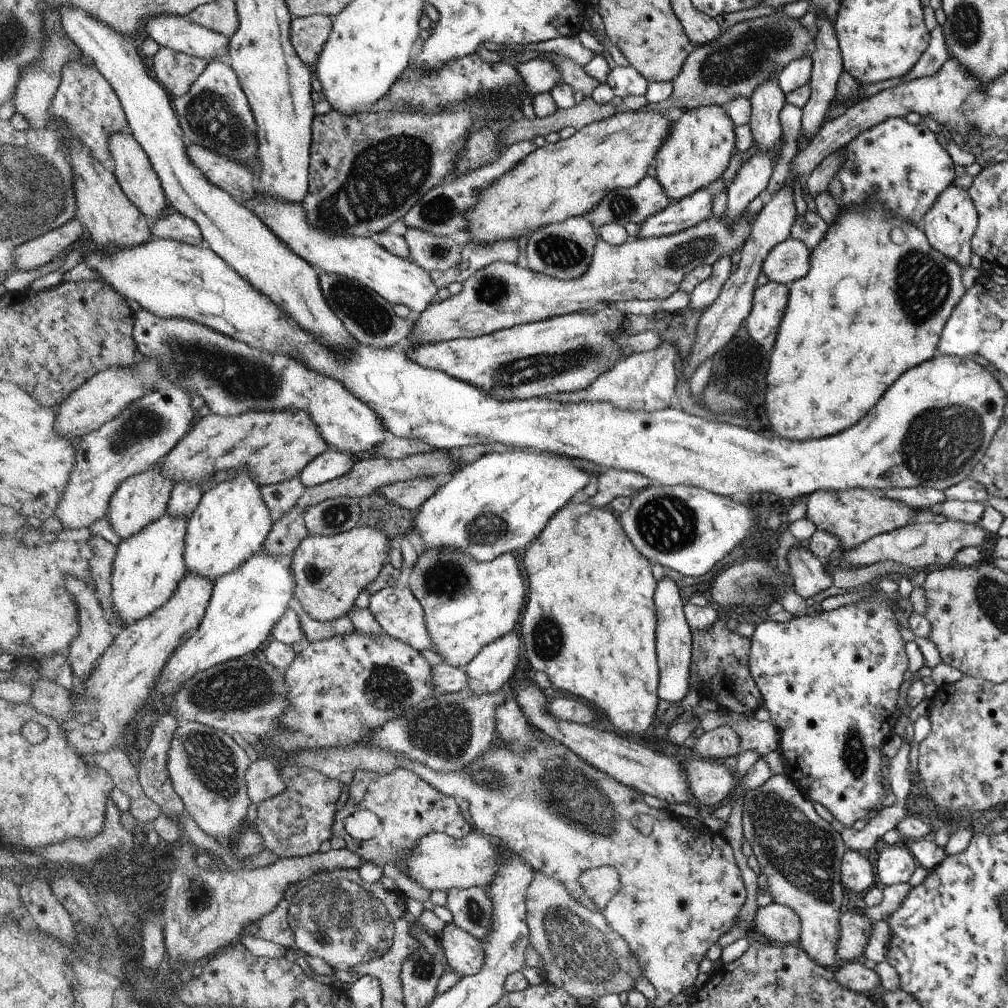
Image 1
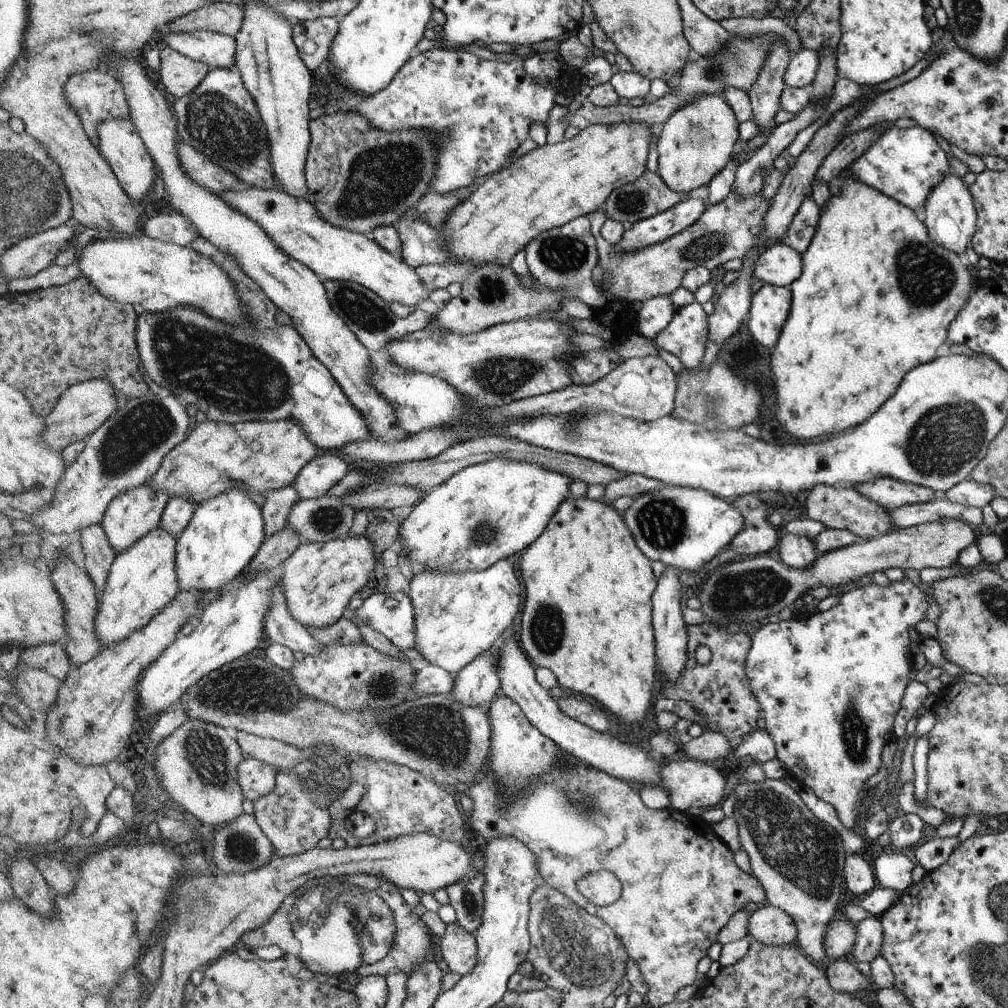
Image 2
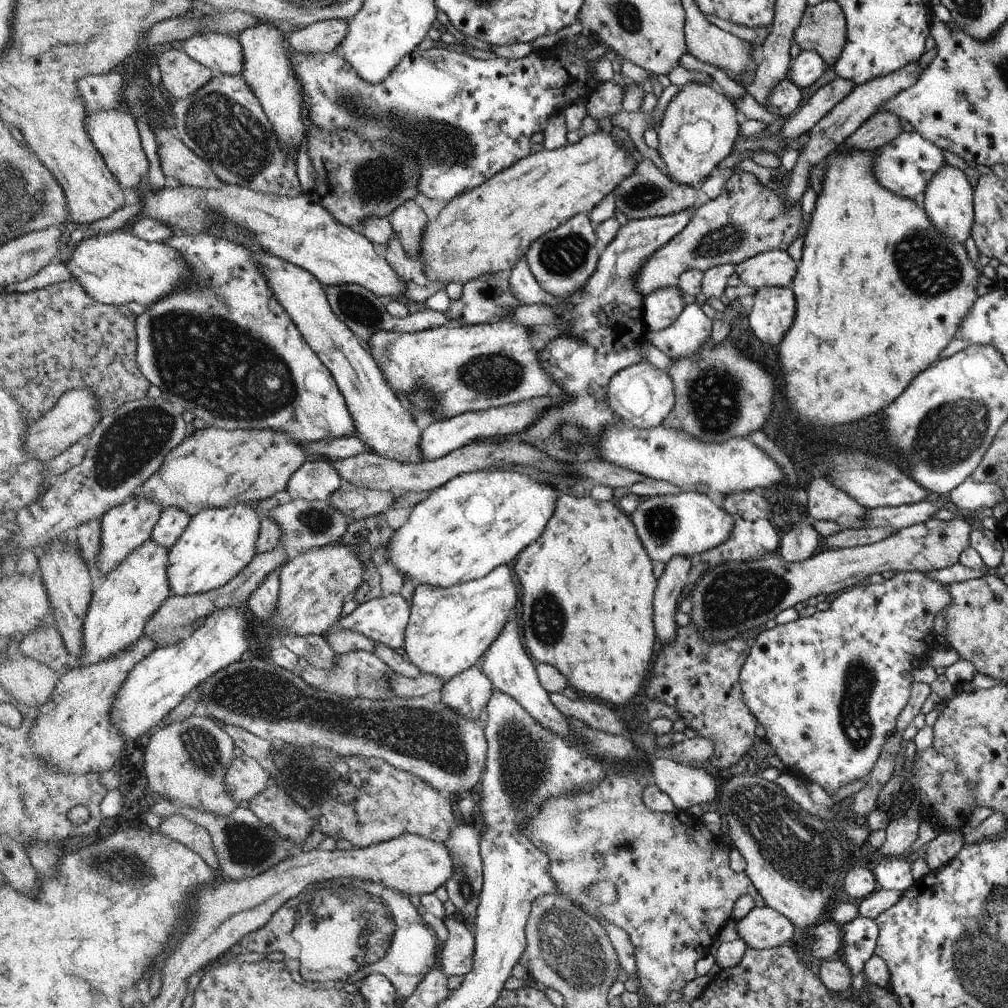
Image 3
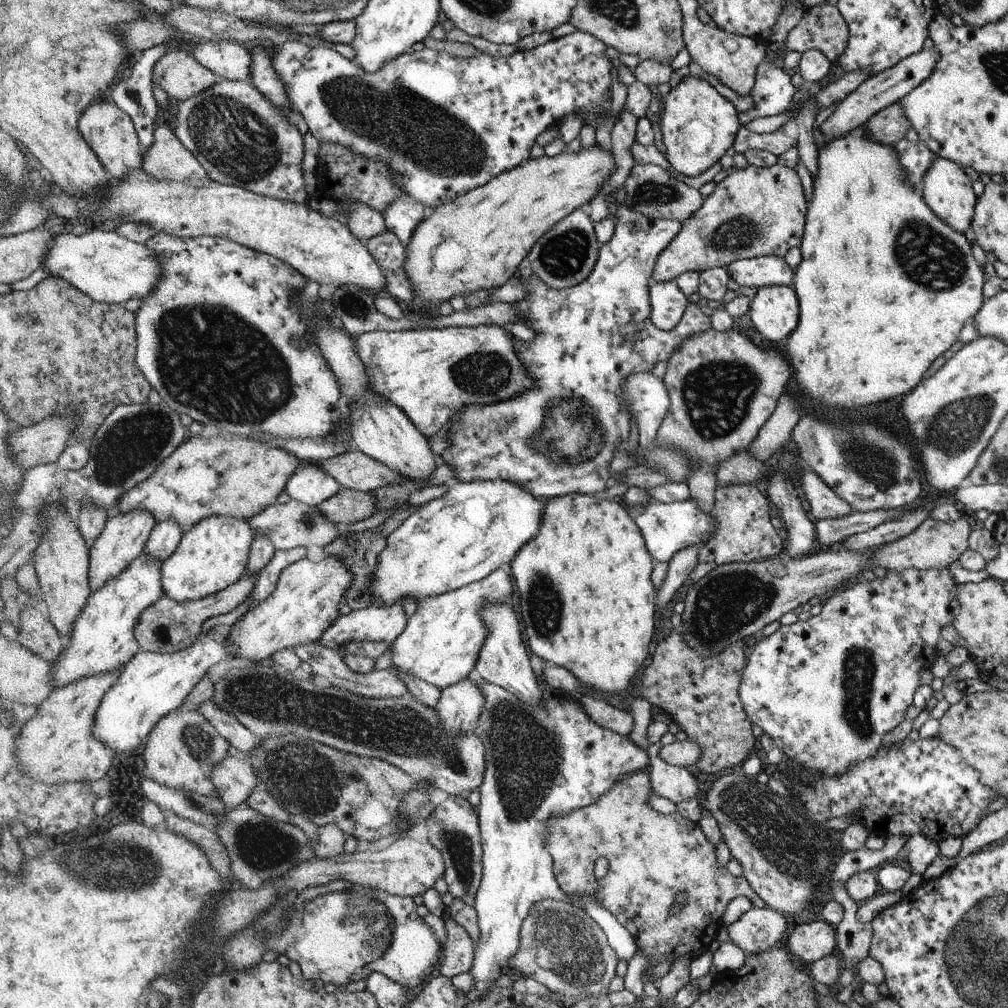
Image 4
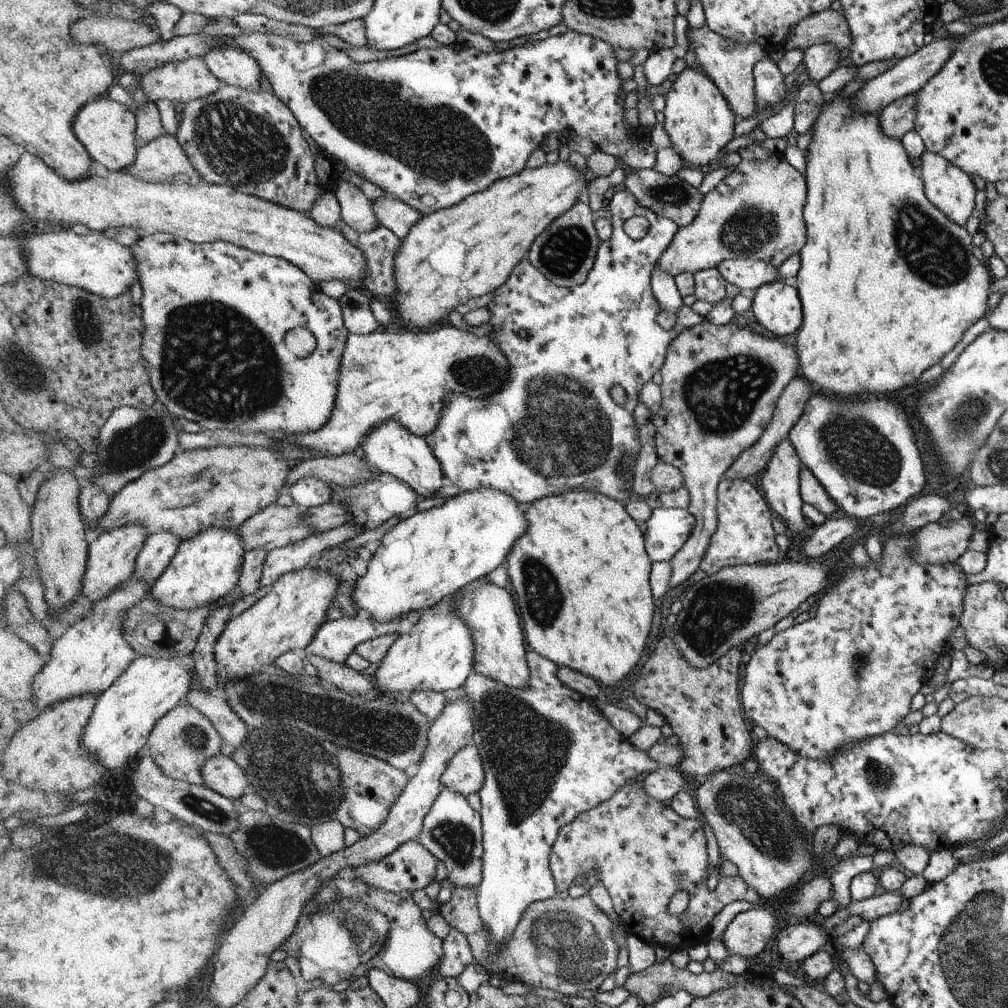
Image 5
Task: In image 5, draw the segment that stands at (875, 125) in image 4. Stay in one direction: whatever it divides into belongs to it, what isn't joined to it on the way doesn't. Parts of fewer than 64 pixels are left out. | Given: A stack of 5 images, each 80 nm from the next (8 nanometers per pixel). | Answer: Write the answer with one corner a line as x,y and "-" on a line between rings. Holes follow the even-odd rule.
916,93
908,94
886,106
879,117
879,124
888,138
902,140
907,132
915,129

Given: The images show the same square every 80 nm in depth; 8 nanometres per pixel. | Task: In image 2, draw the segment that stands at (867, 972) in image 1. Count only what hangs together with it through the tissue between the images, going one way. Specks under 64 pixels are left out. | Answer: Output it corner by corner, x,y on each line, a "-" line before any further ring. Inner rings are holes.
835,960
830,963
827,970
827,982
835,991
842,993
858,992
864,988
873,987
871,980
866,980
856,968
856,964
851,964
844,960

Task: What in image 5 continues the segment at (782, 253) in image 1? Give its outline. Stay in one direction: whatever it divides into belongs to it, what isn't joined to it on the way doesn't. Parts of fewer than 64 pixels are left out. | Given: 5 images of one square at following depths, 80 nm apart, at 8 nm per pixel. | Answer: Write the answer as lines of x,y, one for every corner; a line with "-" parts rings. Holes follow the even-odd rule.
728,259
720,262
718,272
726,283
734,284
743,293
754,293
760,286
780,280
779,267
753,259

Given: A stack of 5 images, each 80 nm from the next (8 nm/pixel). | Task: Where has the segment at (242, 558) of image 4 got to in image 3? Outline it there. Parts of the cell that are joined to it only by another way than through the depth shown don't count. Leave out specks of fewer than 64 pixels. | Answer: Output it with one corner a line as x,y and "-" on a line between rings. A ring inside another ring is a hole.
237,503
203,510
195,516
171,550
170,576
173,594
187,597
219,589
239,576
257,554
262,522
254,508

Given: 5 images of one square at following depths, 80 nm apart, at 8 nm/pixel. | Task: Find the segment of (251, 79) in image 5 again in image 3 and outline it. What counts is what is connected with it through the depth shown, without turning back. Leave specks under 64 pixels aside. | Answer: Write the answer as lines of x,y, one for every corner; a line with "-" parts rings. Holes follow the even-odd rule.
209,30
201,35
194,35
187,40
184,50
211,68
215,73
225,75
243,74
244,55
240,41
220,32

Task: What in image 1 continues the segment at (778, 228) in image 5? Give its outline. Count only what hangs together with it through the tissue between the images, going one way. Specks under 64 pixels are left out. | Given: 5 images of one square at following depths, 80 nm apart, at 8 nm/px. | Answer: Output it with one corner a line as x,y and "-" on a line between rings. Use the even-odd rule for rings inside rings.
746,210
742,211
741,217
732,225
729,225
729,220
725,214
719,217
714,215
708,217
706,220
703,220
700,224
694,225
690,229
683,230
682,232
663,237
648,237
647,239
640,238
630,238
628,241
624,241
624,244
621,245
612,245
607,243
602,237
599,231
599,226
595,224
592,226
596,230
596,244
593,250
593,259
591,260
591,265
589,269
576,280
564,281
562,279
553,279
548,275
537,273
536,271
528,269
522,262
516,263
507,263
507,262
493,262
488,266
477,270
470,278
467,278
462,283
462,290
458,295
451,295
449,299
440,301
434,305
429,306
426,310
420,313
417,321
415,322
413,332
408,336
408,339
412,343
435,343
438,341
447,341
450,339
457,339
460,337
464,338
474,338
479,337
488,333
494,333
500,329
507,329
514,325
521,325
522,323
531,323
536,321
541,321
544,319
549,319
558,315
567,315
568,313
580,313
580,310
596,310
599,307
602,307
602,302
608,302
610,305
613,305
617,300
664,300
672,296
674,292
680,289
680,285
685,280
688,273
691,273
692,270
698,269
702,265
714,266
715,262
720,260
722,257
731,257
734,252
740,252
743,249
743,246
746,245
747,238
751,236
751,228
753,222
755,221
755,215
753,218
748,216

